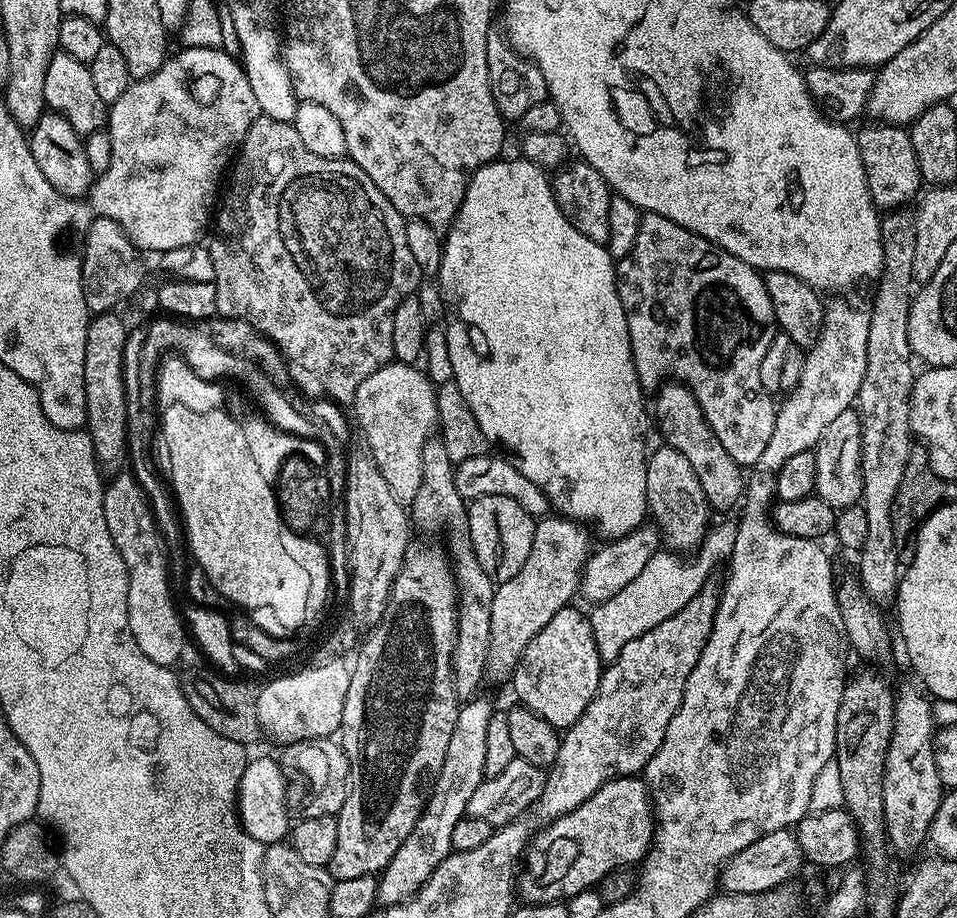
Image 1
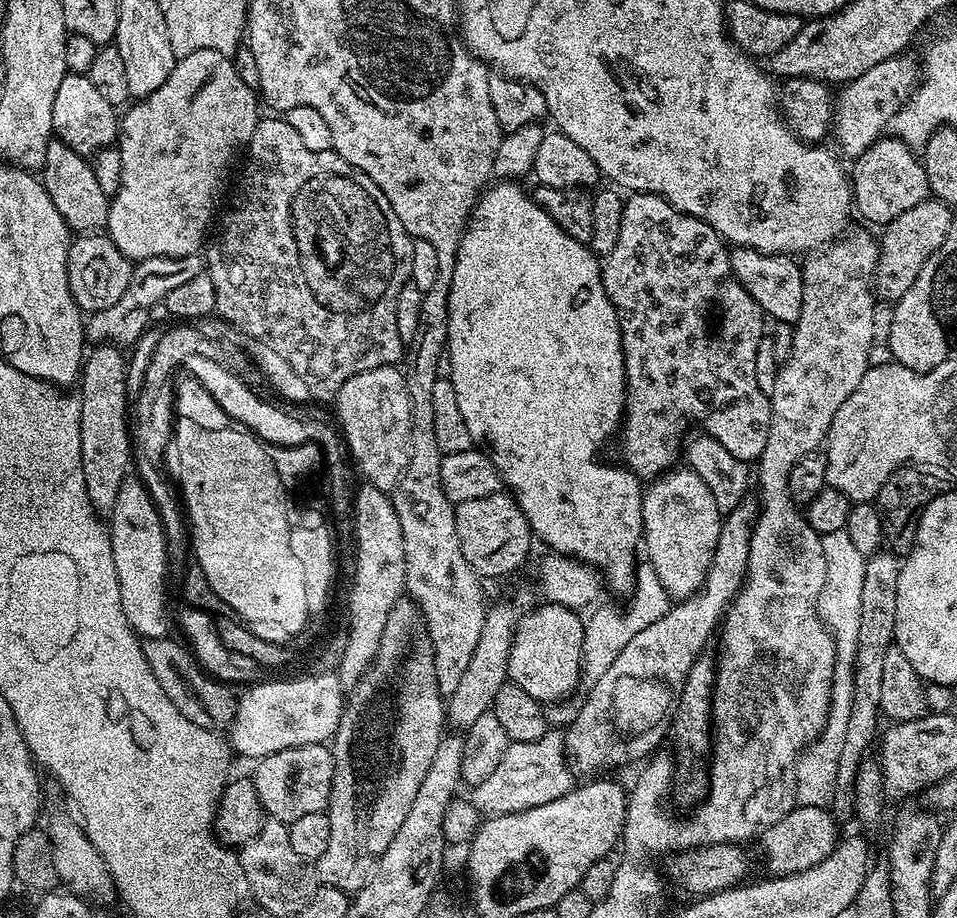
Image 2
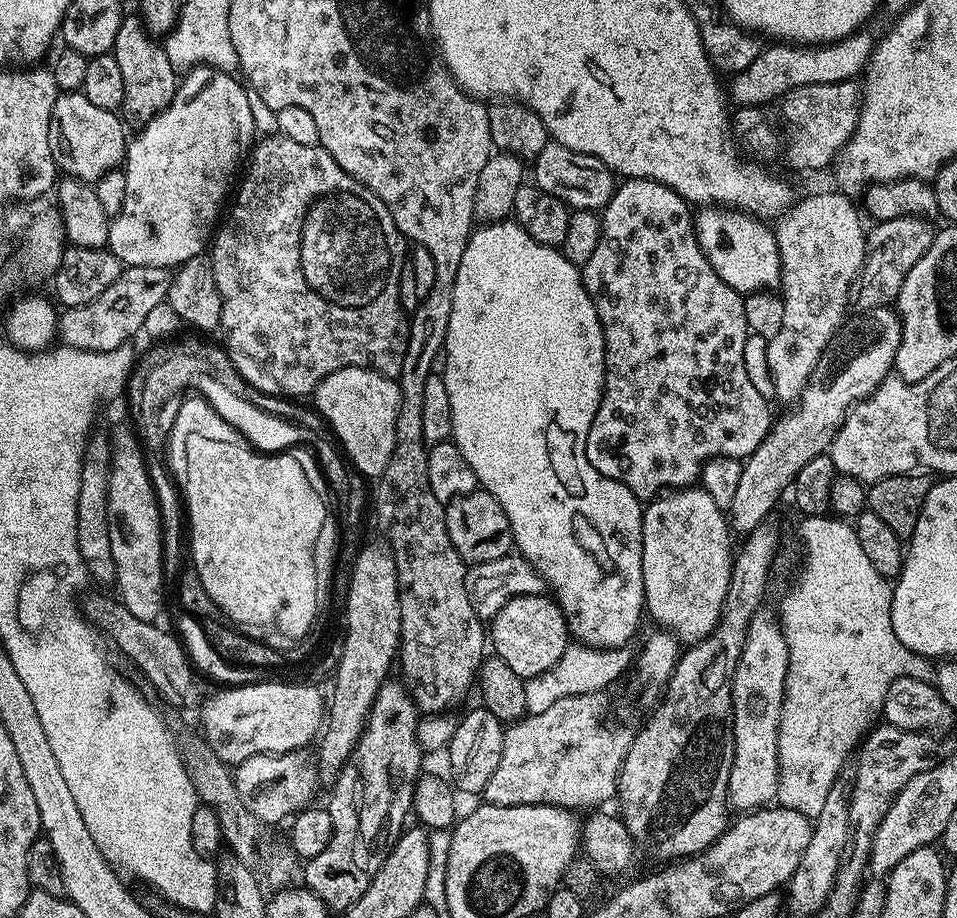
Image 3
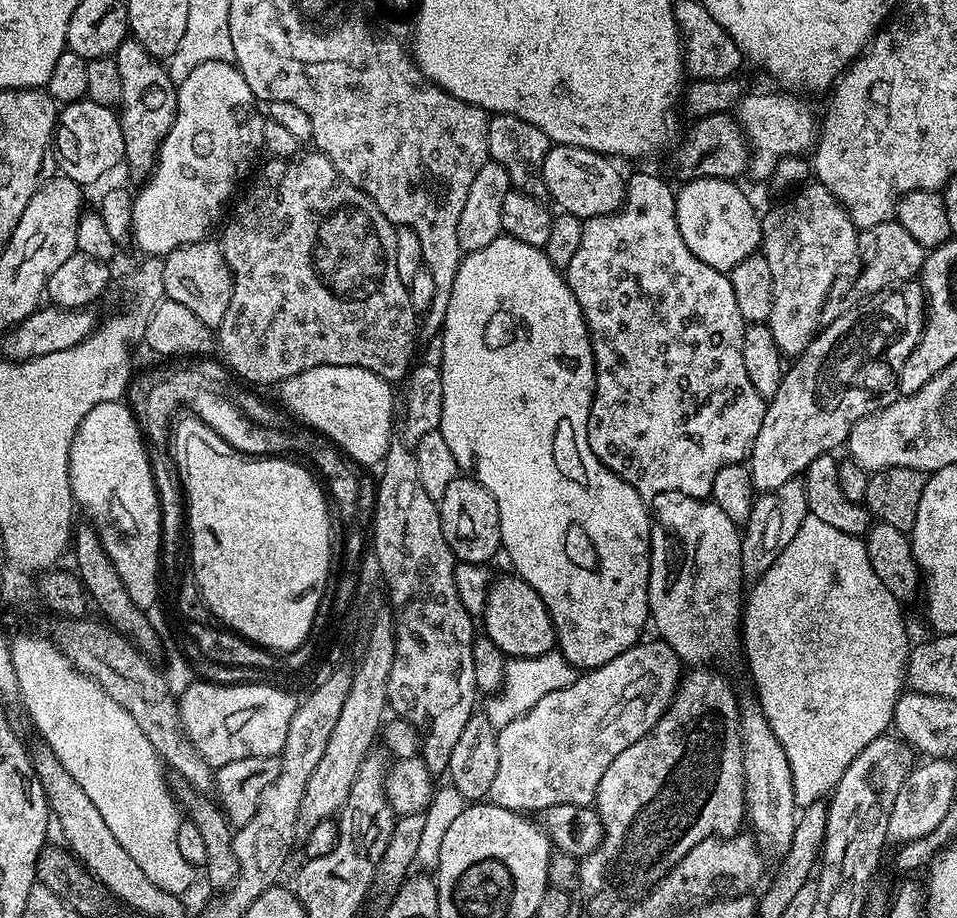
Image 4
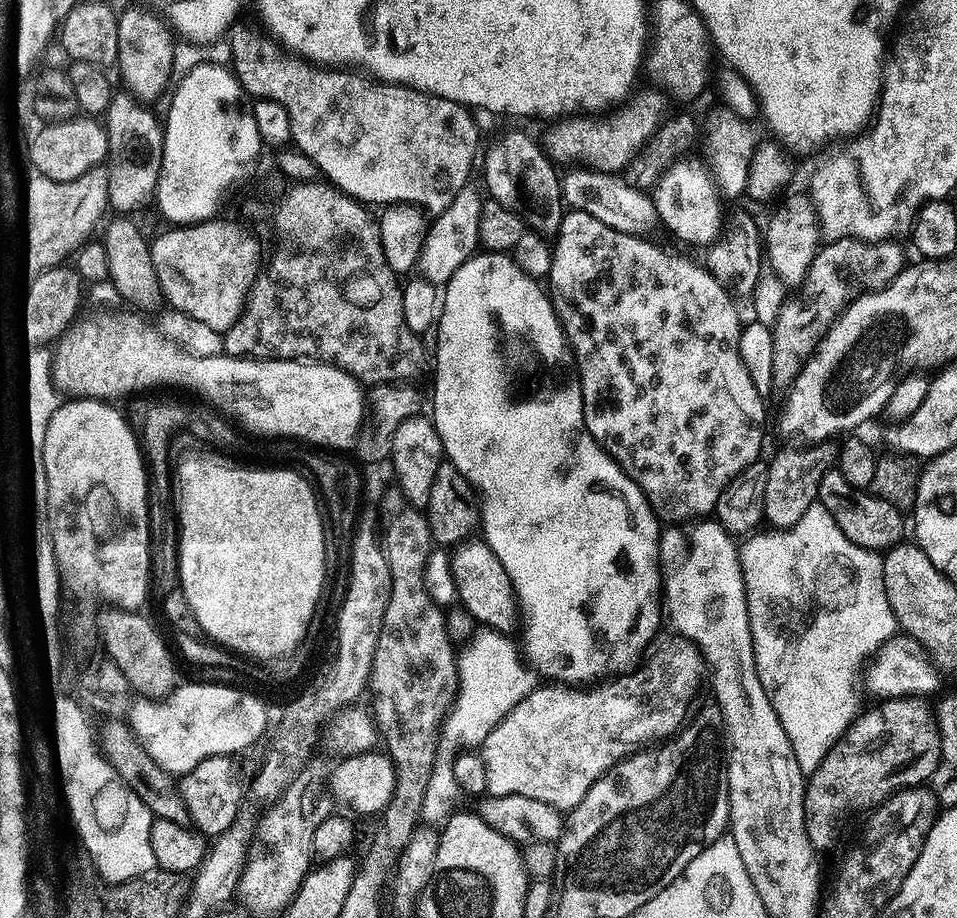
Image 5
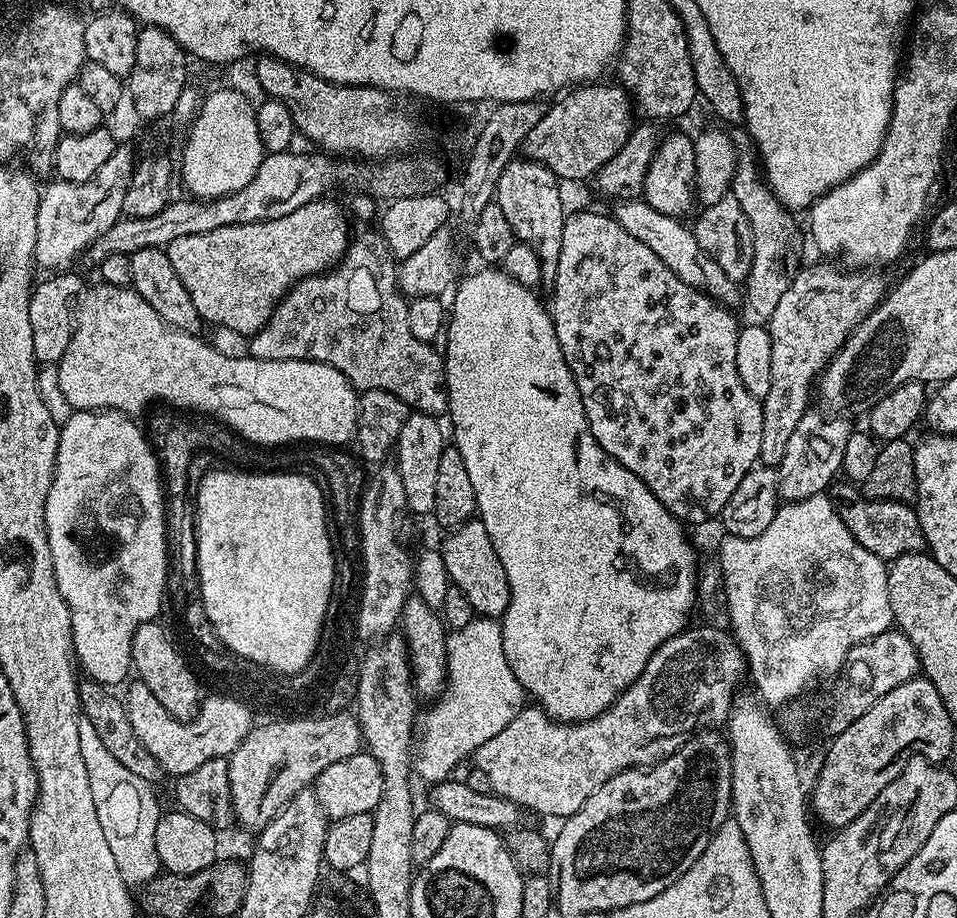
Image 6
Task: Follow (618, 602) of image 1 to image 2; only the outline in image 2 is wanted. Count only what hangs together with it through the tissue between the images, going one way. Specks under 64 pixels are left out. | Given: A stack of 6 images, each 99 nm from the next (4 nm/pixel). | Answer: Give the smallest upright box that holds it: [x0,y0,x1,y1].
[582,562,670,686]

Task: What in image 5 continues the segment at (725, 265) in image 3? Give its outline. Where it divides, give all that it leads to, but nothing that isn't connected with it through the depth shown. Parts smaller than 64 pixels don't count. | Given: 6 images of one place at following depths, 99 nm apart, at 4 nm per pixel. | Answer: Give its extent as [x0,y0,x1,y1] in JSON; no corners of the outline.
[651,159,724,245]

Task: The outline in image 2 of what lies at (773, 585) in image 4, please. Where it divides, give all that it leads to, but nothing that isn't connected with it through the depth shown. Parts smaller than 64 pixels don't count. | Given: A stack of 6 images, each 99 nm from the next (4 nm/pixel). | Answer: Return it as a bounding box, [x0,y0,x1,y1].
[796,532,866,808]

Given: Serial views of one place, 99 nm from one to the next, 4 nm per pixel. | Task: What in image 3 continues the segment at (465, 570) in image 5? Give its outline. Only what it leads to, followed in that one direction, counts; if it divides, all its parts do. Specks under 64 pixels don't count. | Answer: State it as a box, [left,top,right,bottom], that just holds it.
[490,595,570,681]

